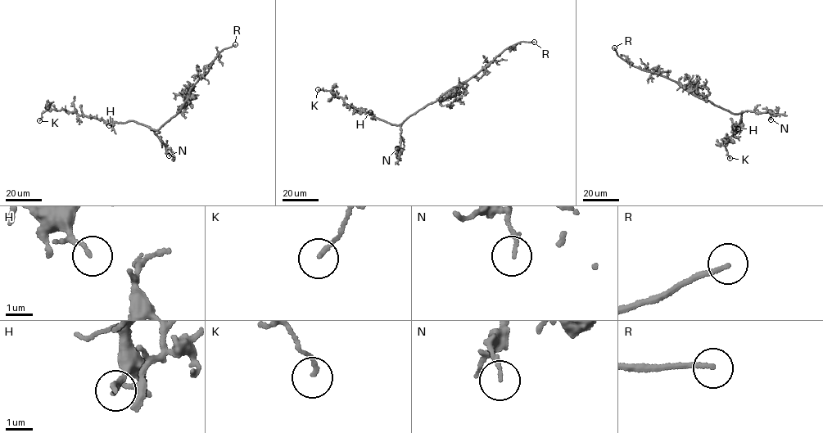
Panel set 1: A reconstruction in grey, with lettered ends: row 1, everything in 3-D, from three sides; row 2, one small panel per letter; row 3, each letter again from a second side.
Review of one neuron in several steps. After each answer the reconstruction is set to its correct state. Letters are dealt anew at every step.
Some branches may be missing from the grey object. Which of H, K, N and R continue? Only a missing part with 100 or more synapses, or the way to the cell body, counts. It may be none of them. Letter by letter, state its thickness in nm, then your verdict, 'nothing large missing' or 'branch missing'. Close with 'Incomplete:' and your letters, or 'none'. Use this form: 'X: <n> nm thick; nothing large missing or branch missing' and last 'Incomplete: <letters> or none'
H: 70 nm thick; nothing large missing
K: 140 nm thick; nothing large missing
N: 140 nm thick; nothing large missing
R: 160 nm thick; branch missing
Incomplete: R

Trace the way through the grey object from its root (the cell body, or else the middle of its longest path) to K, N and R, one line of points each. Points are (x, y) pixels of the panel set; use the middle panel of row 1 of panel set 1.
K: (414, 113), (400, 124), (392, 124), (350, 106), (336, 92), (318, 89)
N: (414, 113), (401, 124), (400, 149), (397, 148)
R: (414, 113), (464, 83), (505, 49), (521, 42), (534, 42)

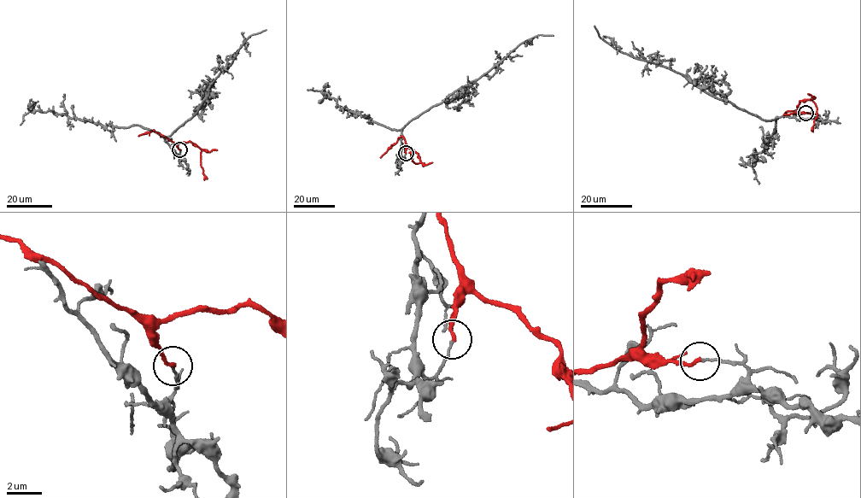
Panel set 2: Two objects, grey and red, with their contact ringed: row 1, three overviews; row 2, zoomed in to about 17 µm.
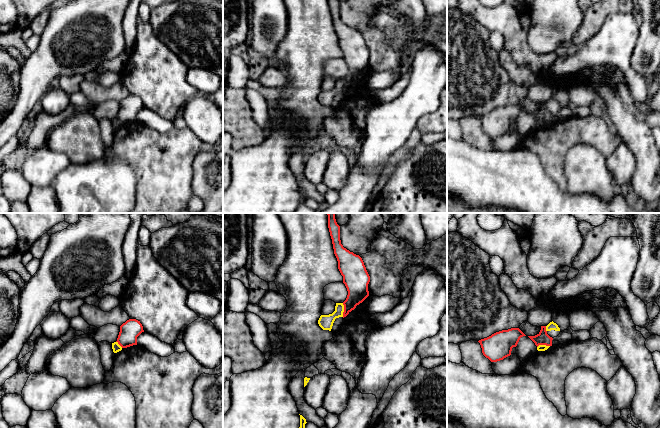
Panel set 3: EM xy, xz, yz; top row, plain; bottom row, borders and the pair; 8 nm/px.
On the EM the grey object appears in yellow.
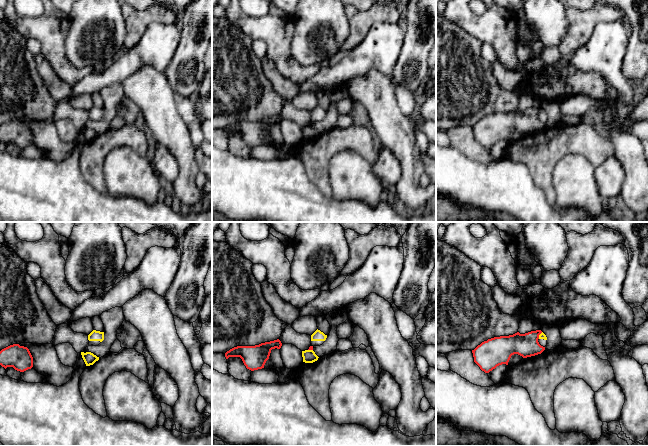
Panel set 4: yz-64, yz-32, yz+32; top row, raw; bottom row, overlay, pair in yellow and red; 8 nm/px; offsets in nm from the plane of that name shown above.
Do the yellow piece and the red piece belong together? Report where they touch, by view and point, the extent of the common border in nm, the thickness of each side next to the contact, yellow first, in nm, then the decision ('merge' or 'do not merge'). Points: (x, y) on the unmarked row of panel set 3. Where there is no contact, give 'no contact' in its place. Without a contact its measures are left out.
meets yellow in xz at (343, 86); contact 110 nm long; 110 nm thick on the yellow side, 190 nm on the other; do not merge

